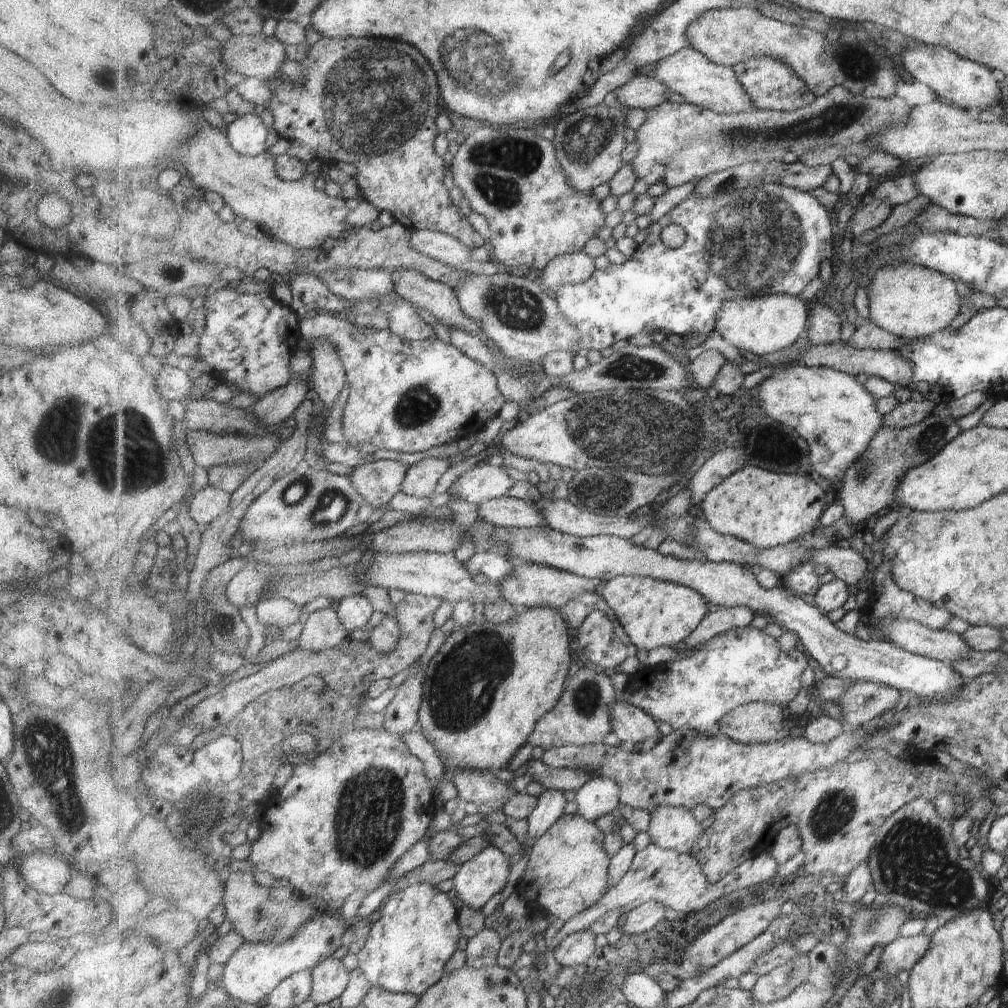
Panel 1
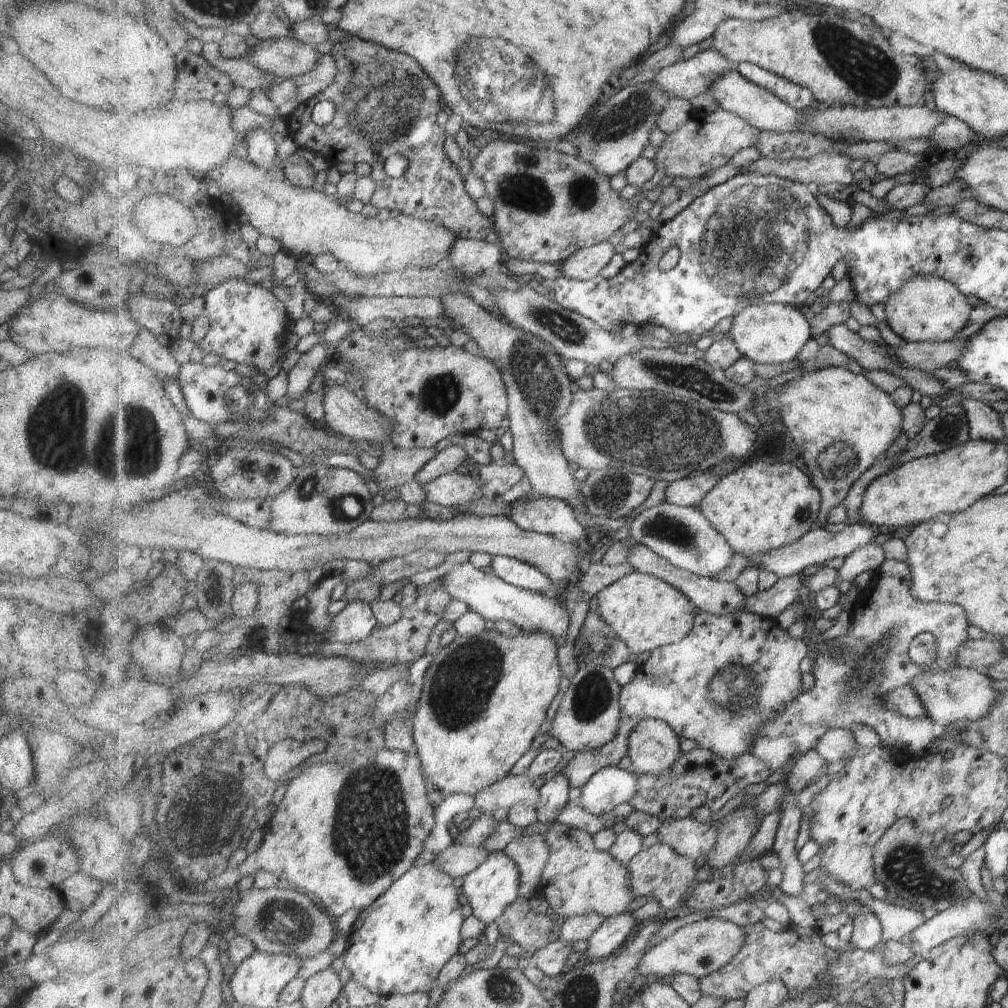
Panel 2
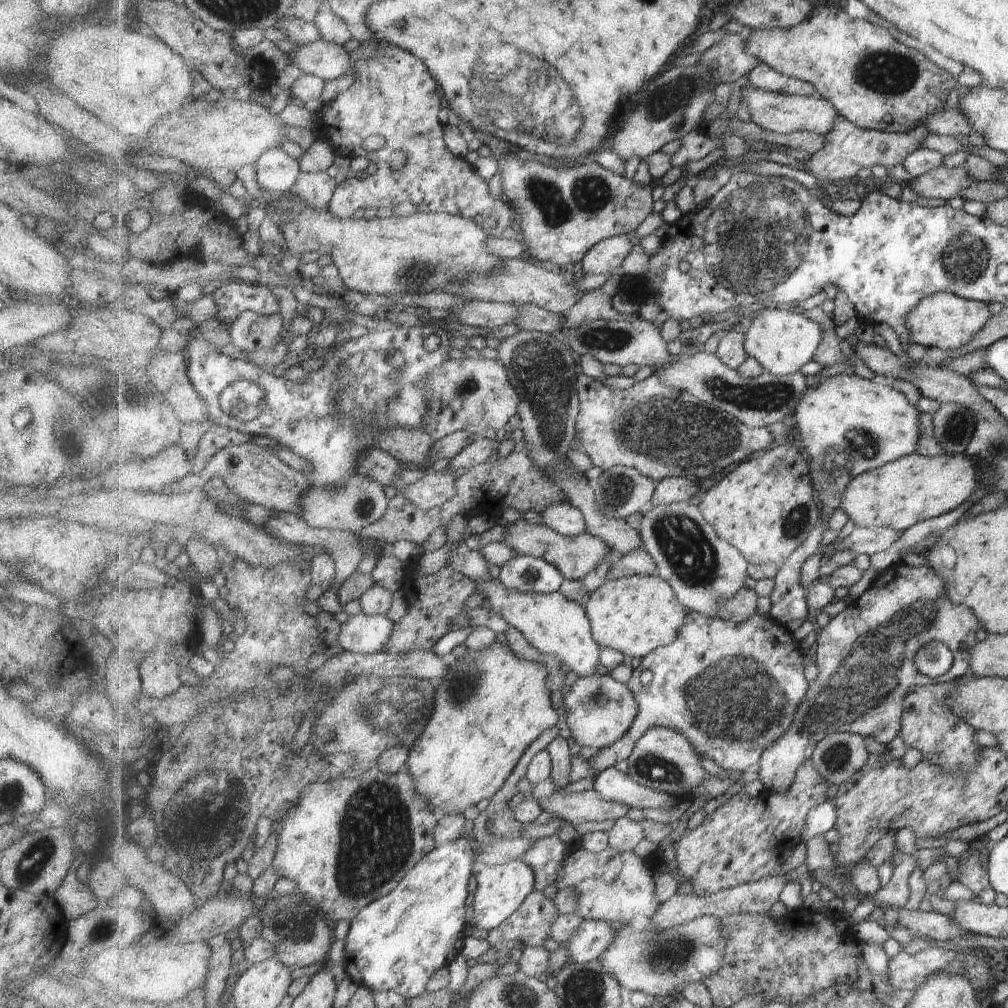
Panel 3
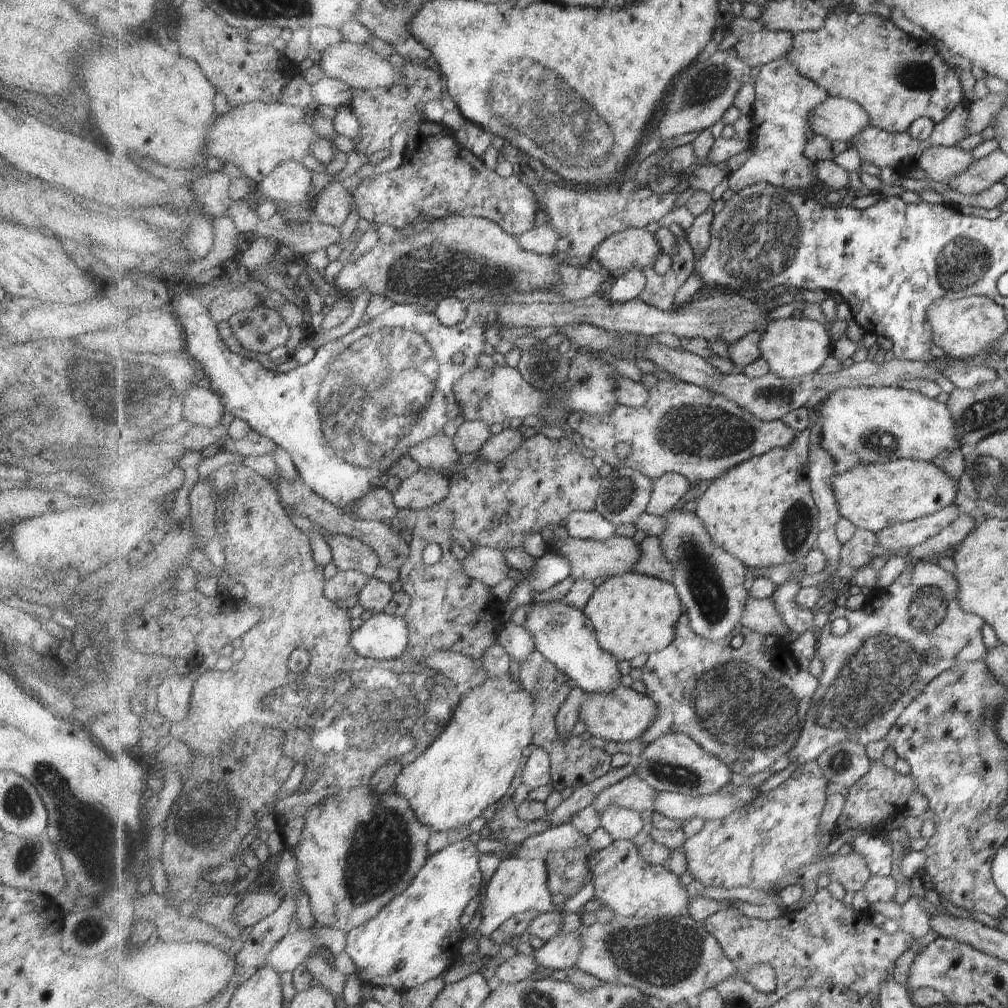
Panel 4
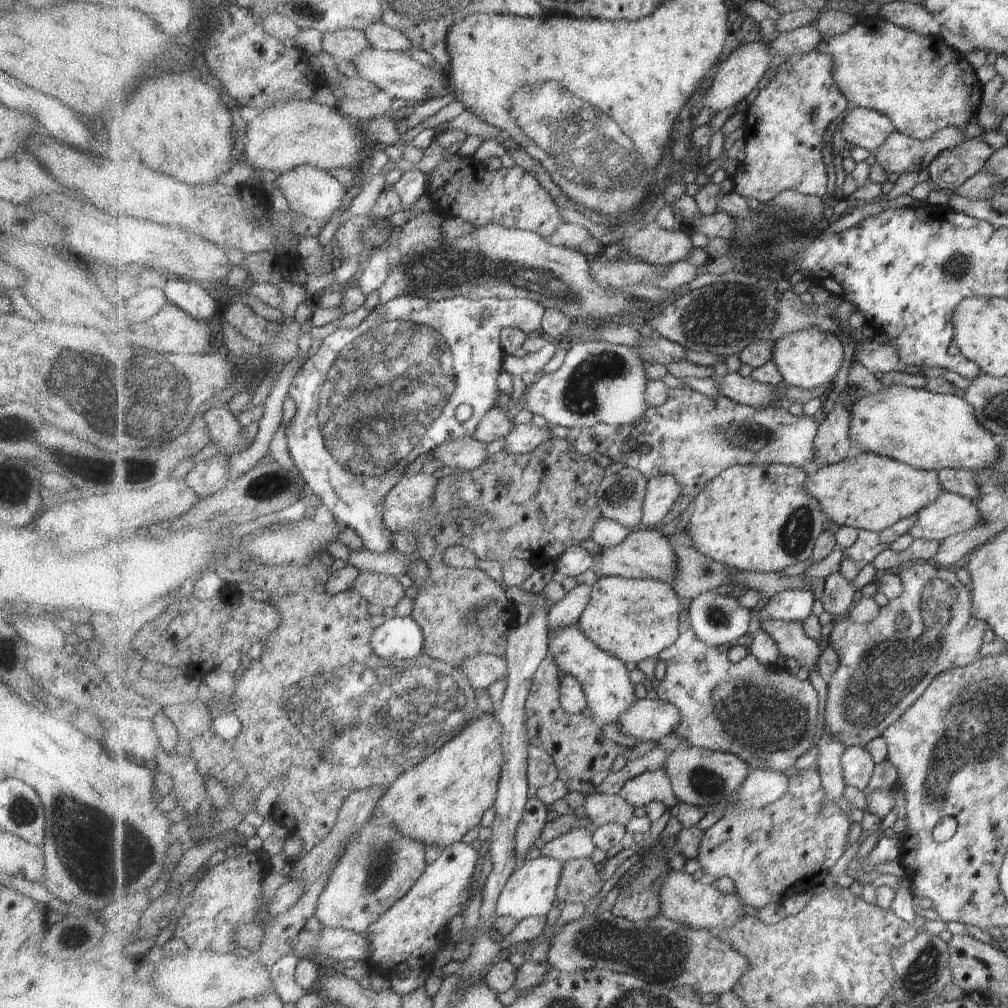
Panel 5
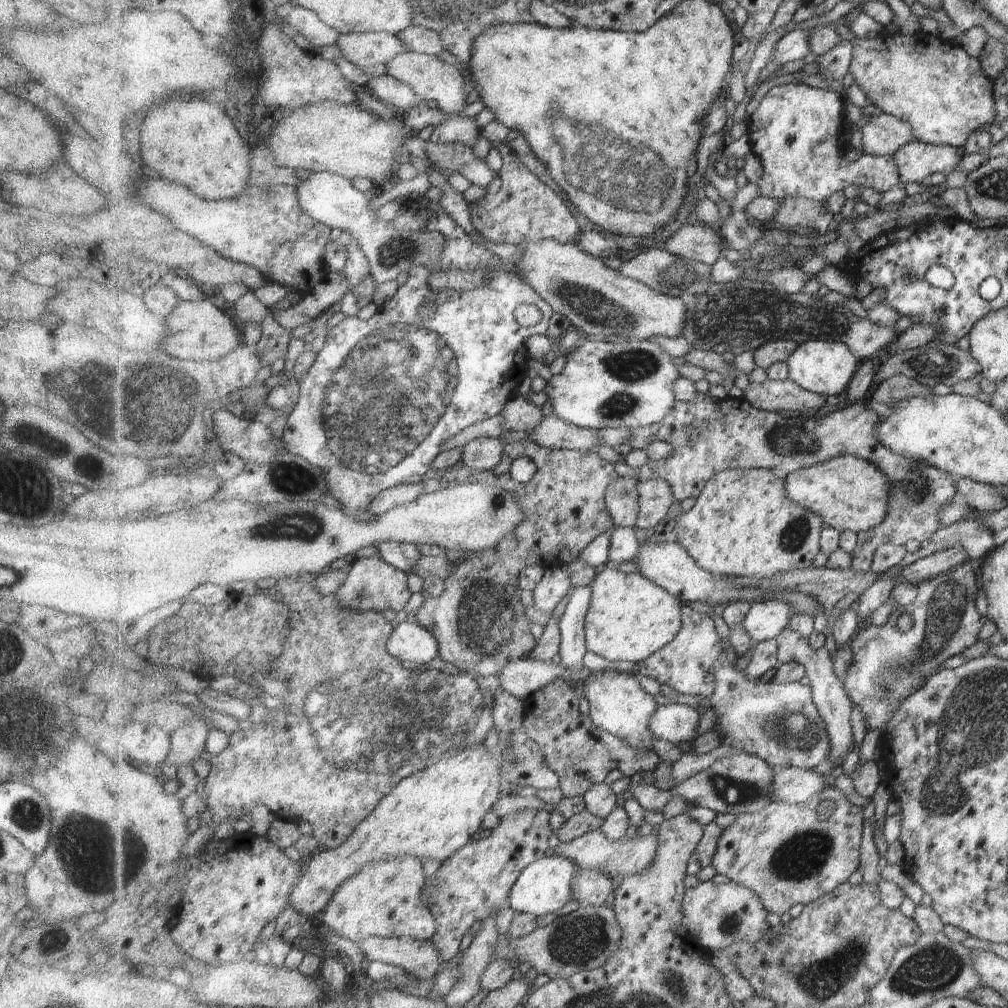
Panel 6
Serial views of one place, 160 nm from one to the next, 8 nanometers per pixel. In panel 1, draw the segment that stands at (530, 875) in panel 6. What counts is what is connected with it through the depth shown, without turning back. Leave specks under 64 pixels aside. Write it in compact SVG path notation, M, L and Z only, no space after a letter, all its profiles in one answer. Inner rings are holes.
M489 845L460 866L452 882L454 894L467 906L483 908L507 884L511 865L508 855L499 847Z

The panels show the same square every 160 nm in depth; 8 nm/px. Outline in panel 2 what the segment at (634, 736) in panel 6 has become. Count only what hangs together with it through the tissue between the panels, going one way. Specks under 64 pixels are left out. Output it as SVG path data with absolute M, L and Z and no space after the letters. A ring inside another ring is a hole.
M467 561L466 563L456 564L443 577L439 578L443 590L453 599L465 601L471 611L477 612L484 619L496 621L511 621L520 626L523 631L543 631L548 632L556 638L556 642L564 639L569 630L569 612L566 606L561 608L561 599L555 599L547 594L528 591L527 589L516 587L501 580L495 573L481 572Z

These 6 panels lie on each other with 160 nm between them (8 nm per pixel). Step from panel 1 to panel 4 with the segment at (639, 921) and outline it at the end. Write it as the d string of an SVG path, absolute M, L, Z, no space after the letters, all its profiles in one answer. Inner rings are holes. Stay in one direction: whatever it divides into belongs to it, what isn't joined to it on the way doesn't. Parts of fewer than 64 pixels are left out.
M579 929L568 934L561 933L534 953L535 962L537 966L547 968L547 973L554 970L568 972L576 967L581 950L583 950L583 940Z

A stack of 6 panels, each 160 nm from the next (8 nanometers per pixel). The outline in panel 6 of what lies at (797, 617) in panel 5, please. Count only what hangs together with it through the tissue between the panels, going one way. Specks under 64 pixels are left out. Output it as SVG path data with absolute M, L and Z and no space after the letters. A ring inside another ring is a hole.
M781 600L759 602L753 604L743 625L757 643L775 640L789 627L789 622L796 616L793 612L793 606Z

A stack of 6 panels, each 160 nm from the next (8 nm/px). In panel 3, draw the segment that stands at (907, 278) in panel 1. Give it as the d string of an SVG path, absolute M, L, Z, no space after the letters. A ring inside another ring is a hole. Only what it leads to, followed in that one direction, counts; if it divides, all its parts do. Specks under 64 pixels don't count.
M936 292L920 301L905 315L905 328L909 330L911 343L939 350L957 350L969 342L969 338L981 330L990 317L987 304L970 301L950 292Z

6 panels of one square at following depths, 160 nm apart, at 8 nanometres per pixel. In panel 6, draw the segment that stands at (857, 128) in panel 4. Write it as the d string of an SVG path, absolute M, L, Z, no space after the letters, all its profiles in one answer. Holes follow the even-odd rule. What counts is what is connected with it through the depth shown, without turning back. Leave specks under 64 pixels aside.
M886 113L871 117L861 130L863 144L859 151L874 156L896 155L907 142L915 140L903 120Z

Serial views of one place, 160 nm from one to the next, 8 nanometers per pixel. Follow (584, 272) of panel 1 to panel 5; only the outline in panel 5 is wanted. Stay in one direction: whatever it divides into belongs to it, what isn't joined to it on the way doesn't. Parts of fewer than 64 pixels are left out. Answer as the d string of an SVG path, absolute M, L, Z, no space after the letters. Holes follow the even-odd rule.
M655 221L641 227L633 235L621 238L617 245L620 246L621 253L625 251L634 259L661 266L685 261L691 249L695 248L691 234L686 234L677 227L664 230Z

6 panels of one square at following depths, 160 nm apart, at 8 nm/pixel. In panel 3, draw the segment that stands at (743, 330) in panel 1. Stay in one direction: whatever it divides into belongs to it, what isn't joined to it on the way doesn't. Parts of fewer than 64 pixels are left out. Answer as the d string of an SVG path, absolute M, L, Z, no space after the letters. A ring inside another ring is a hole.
M777 306L774 310L763 309L746 332L745 350L749 357L757 358L766 371L787 376L799 372L805 364L813 361L823 342L823 331L821 325L797 308Z

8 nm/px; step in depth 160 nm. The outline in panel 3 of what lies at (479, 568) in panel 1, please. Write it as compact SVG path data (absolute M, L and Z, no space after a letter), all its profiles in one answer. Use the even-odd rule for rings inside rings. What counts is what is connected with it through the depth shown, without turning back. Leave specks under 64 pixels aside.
M517 555L500 568L499 580L507 586L507 590L549 594L558 592L564 579L555 564L543 558Z

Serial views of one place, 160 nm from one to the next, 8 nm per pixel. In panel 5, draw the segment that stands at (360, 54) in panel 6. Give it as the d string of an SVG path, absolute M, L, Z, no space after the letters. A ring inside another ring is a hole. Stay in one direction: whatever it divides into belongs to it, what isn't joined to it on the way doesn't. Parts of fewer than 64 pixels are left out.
M344 29L322 36L322 50L337 62L342 60L352 62L357 54L365 52L367 48L373 48L373 44L360 29Z

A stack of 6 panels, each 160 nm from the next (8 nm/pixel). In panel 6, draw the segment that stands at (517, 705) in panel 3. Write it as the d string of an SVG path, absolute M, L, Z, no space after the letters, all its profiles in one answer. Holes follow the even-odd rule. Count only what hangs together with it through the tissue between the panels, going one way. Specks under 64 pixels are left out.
M485 744L475 748L465 748L463 752L455 753L441 759L441 762L417 772L415 776L406 777L405 782L400 782L393 793L389 793L378 803L377 809L365 818L364 822L343 842L339 847L331 847L319 851L307 860L303 878L299 886L291 892L291 905L299 913L309 917L319 917L329 906L337 890L349 880L357 876L363 868L371 862L389 862L393 858L411 854L420 861L439 860L441 862L452 858L459 850L465 848L481 829L483 818L494 811L496 803L502 798L501 764L496 750L487 750Z

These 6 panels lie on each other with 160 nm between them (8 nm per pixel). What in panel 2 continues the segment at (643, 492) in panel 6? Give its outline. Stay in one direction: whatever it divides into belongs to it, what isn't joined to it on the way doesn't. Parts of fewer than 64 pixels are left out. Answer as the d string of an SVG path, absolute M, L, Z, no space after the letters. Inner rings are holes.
M713 470L691 477L673 481L667 486L666 502L682 507L699 506L700 502L709 494L710 490L721 480L721 476Z

